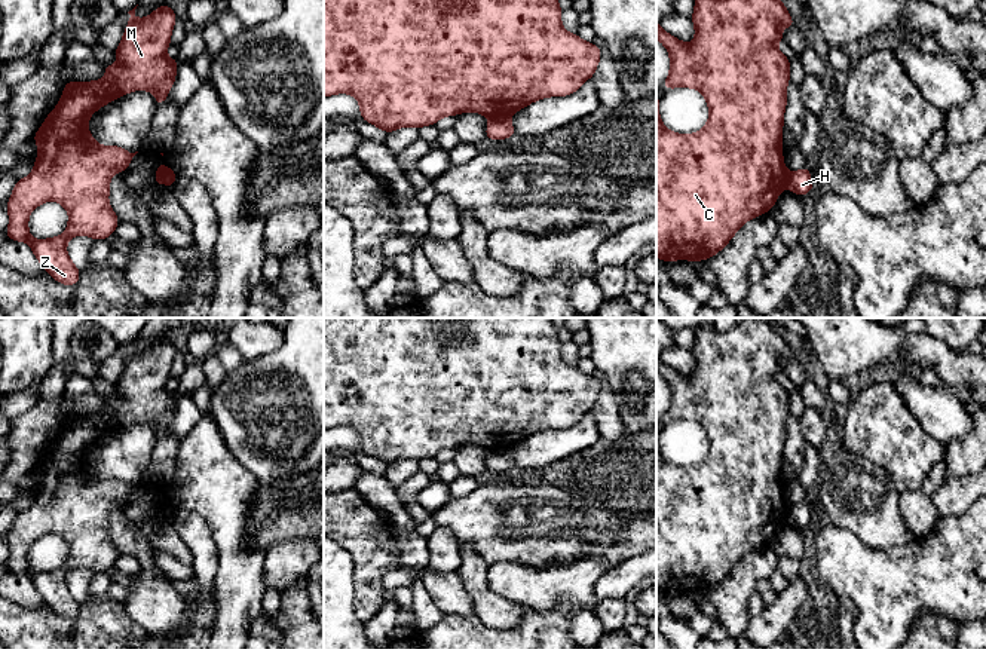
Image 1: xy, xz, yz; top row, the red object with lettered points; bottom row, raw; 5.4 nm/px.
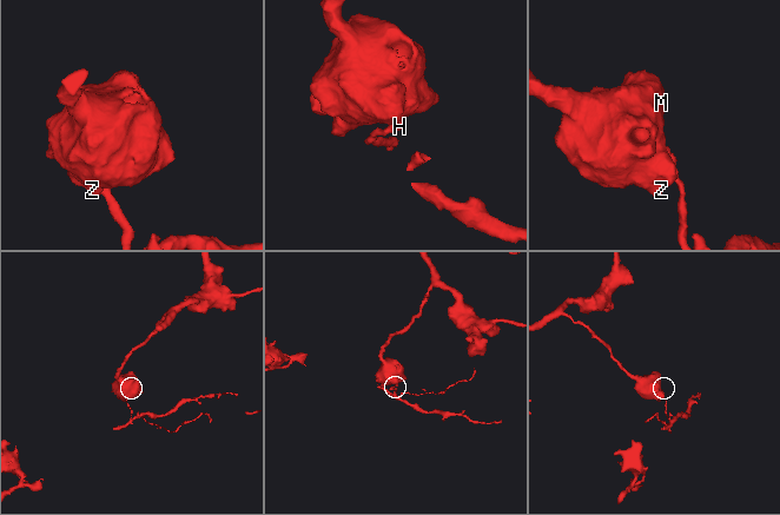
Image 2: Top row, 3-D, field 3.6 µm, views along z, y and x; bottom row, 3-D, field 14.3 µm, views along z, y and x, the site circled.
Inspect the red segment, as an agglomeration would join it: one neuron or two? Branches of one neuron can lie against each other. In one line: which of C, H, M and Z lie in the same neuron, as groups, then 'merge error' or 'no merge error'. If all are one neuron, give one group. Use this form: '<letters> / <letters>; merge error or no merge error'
C M Z / H; merge error

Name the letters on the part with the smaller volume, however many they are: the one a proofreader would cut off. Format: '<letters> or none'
H

